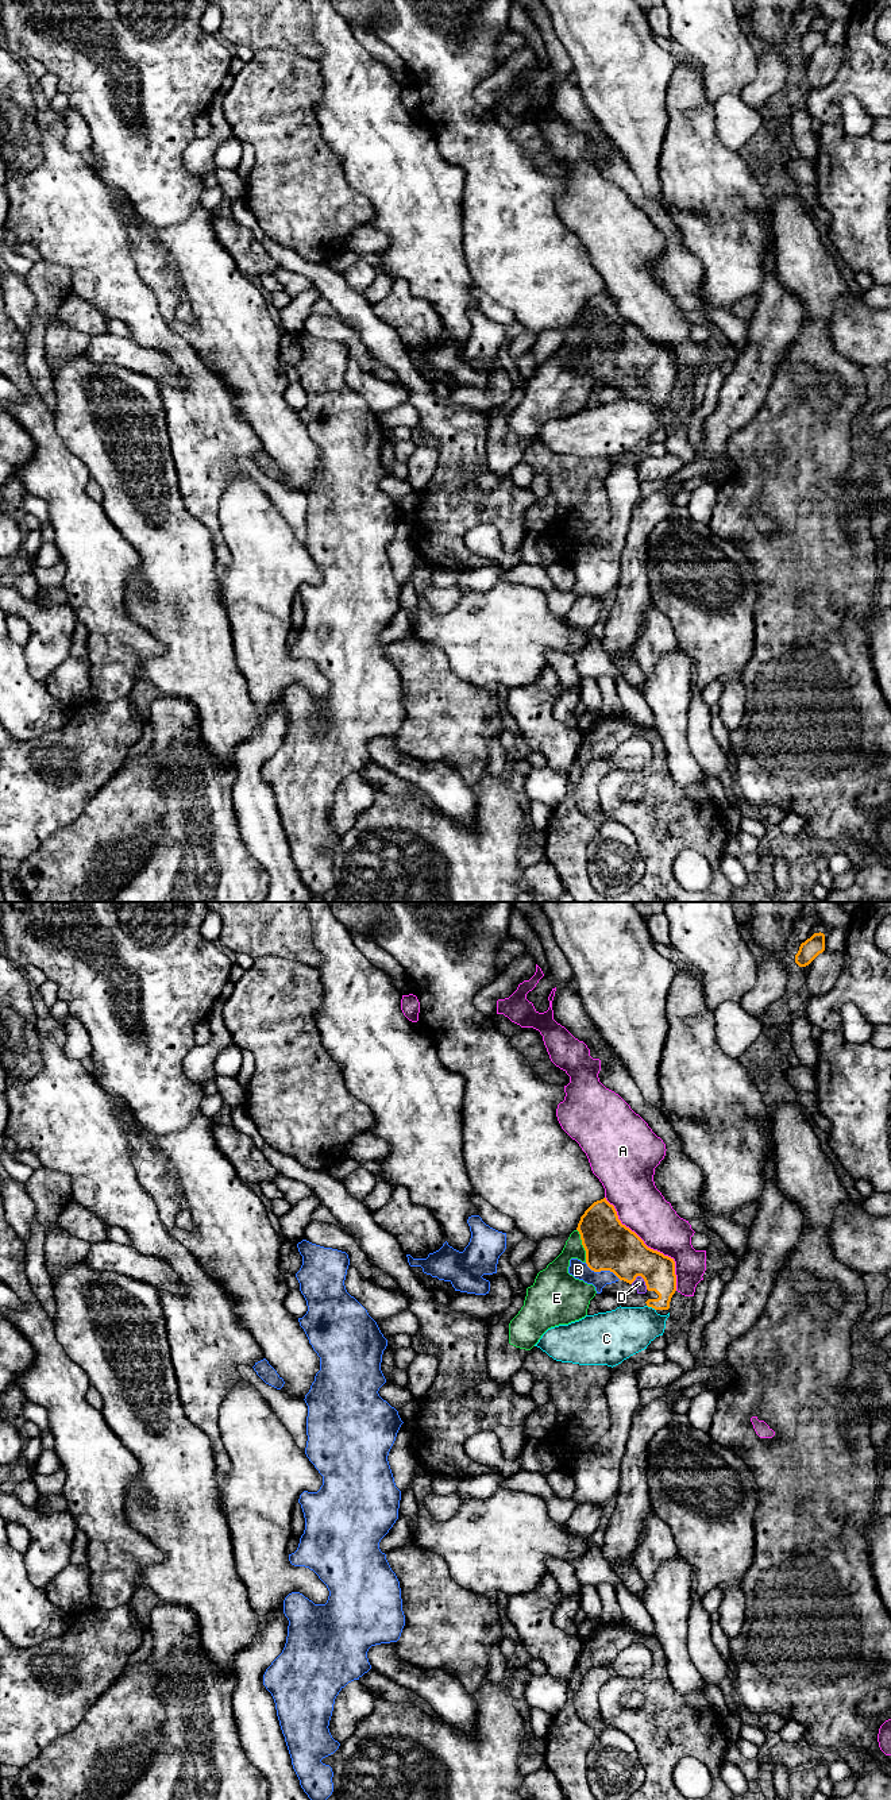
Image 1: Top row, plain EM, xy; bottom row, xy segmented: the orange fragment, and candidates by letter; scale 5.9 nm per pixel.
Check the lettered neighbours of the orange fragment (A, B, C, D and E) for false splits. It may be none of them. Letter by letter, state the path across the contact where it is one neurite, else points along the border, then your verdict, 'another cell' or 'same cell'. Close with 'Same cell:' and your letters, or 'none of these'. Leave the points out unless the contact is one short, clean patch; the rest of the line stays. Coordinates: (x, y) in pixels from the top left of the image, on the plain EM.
A: another cell
B: another cell
C: border along xy (647, 397), (655, 403); another cell
D: runs through xy (612, 339), (641, 369), (639, 376); same cell
E: another cell
Same cell: D

